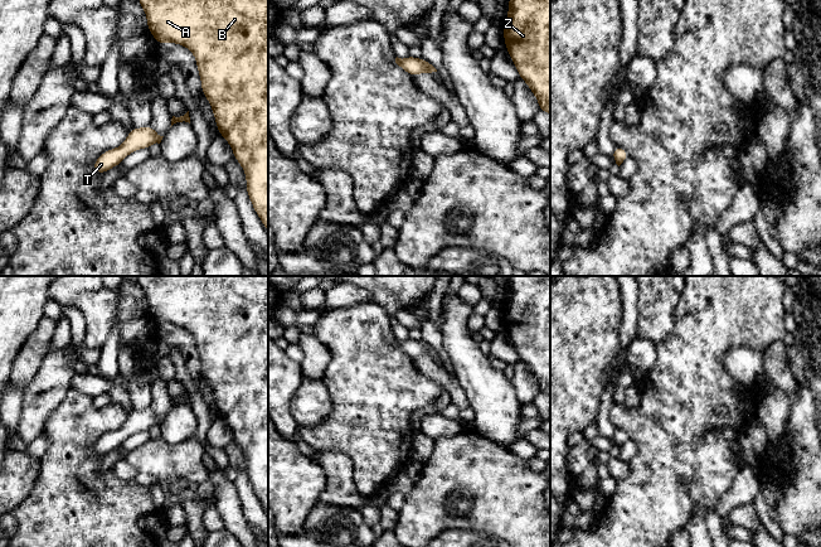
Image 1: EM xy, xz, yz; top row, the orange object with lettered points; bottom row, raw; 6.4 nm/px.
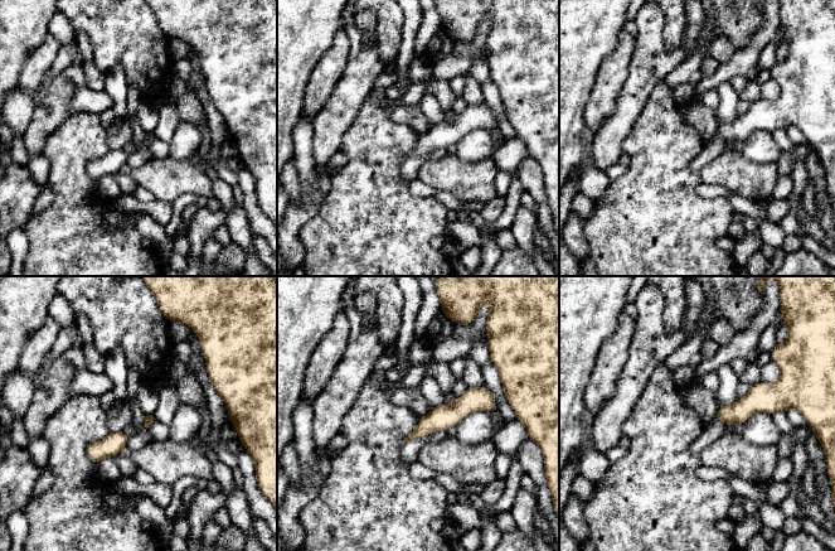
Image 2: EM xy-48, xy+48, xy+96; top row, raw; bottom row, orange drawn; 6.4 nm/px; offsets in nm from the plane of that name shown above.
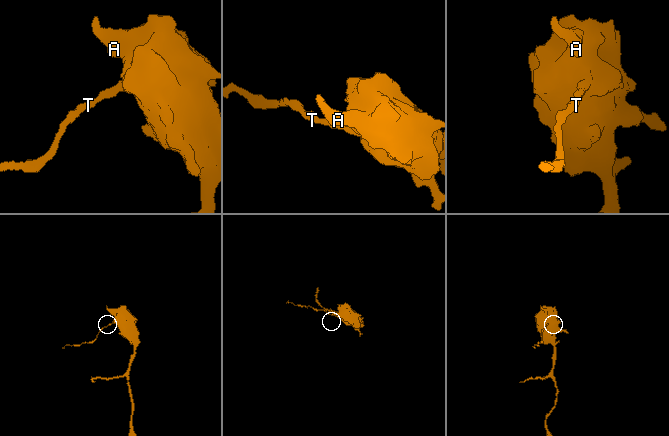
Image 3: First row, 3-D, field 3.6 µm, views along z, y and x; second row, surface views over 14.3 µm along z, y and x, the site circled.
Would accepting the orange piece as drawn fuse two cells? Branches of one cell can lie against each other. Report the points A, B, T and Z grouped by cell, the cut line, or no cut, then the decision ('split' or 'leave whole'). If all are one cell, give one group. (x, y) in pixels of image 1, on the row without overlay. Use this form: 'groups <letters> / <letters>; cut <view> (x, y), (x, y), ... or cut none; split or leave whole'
groups A B T Z; cut none; leave whole

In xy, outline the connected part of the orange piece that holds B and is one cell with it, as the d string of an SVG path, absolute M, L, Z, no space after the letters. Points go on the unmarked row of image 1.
M139 276L137 284L146 296L147 310L157 325L180 326L194 337L201 363L200 372L212 388L219 417L230 427L234 441L244 452L247 476L268 515L268 276Z

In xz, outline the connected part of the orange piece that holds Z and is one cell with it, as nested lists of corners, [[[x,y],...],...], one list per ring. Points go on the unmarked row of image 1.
[[[510,276],[502,309],[505,330],[518,354],[538,382],[539,392],[550,397],[550,276]]]

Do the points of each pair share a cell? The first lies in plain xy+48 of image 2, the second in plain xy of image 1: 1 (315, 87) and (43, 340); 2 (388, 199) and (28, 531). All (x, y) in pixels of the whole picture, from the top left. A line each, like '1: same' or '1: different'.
1: same
2: same

